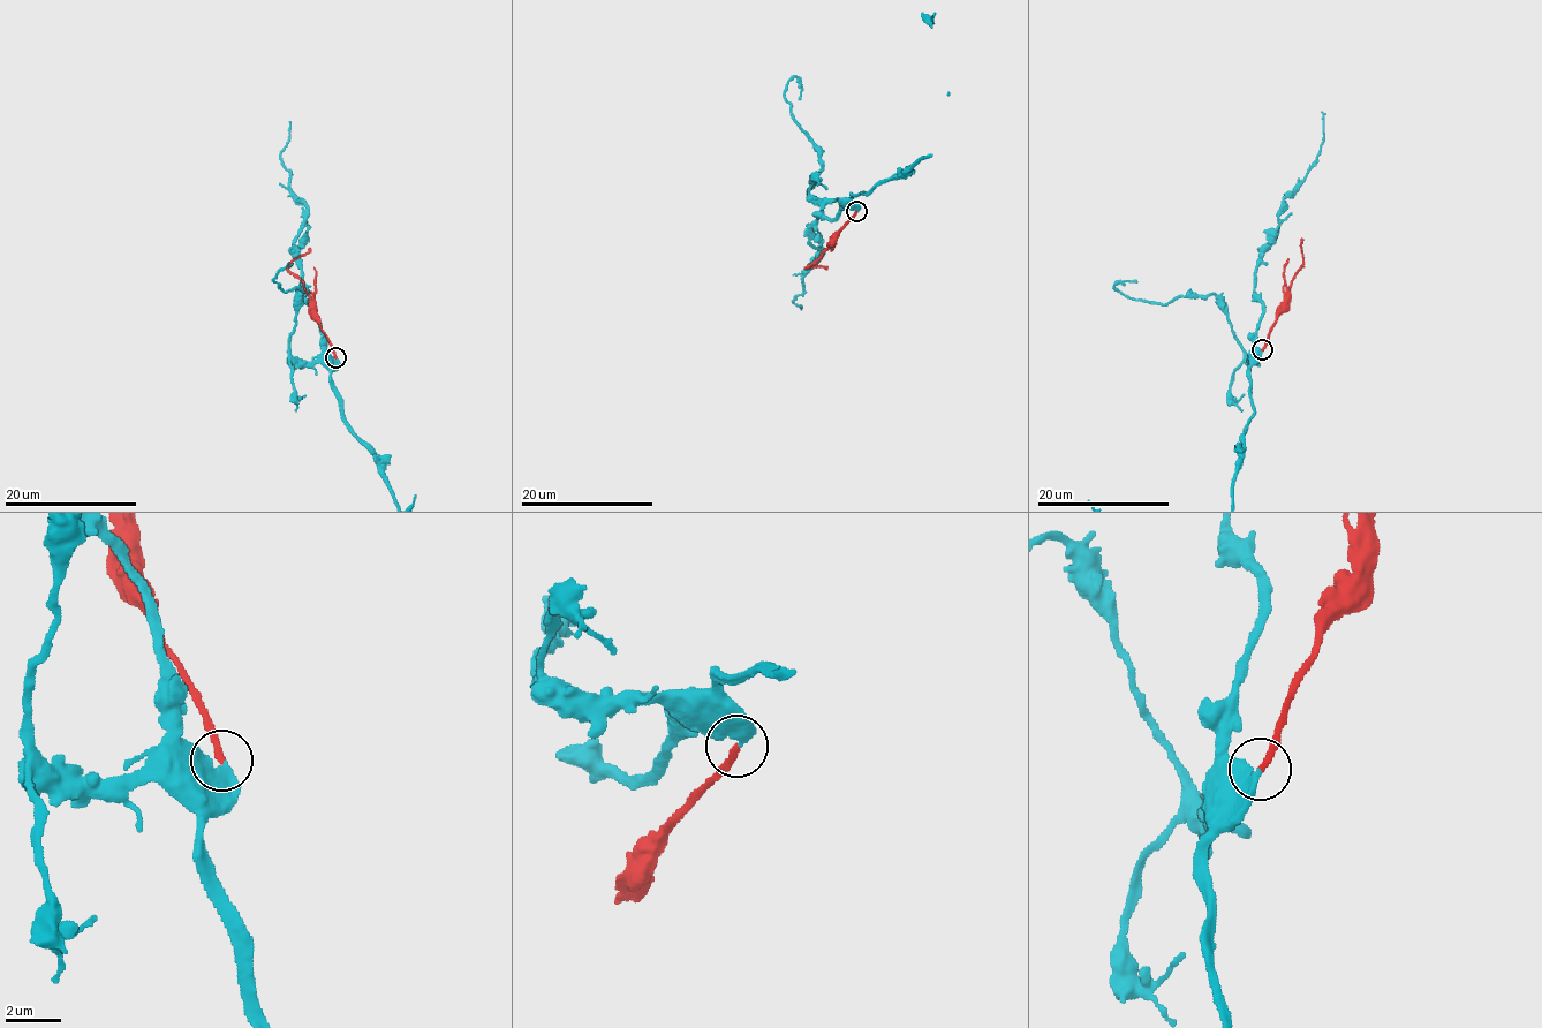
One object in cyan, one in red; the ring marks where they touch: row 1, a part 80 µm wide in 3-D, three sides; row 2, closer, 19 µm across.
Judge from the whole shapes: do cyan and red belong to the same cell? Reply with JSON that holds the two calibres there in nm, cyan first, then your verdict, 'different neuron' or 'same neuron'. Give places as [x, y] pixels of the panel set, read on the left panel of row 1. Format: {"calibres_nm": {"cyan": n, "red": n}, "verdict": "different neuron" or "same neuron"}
{"calibres_nm": {"cyan": 360, "red": 240}, "verdict": "same neuron"}

